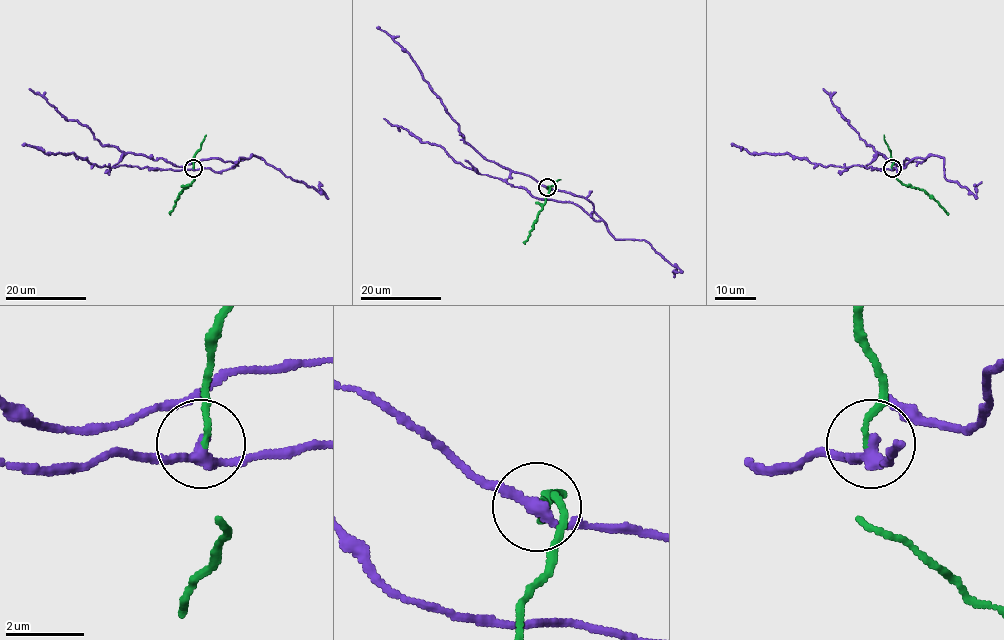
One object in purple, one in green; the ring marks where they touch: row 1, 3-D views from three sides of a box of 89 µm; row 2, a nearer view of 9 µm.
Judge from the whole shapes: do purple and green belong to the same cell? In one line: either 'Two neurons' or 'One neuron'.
Two neurons

